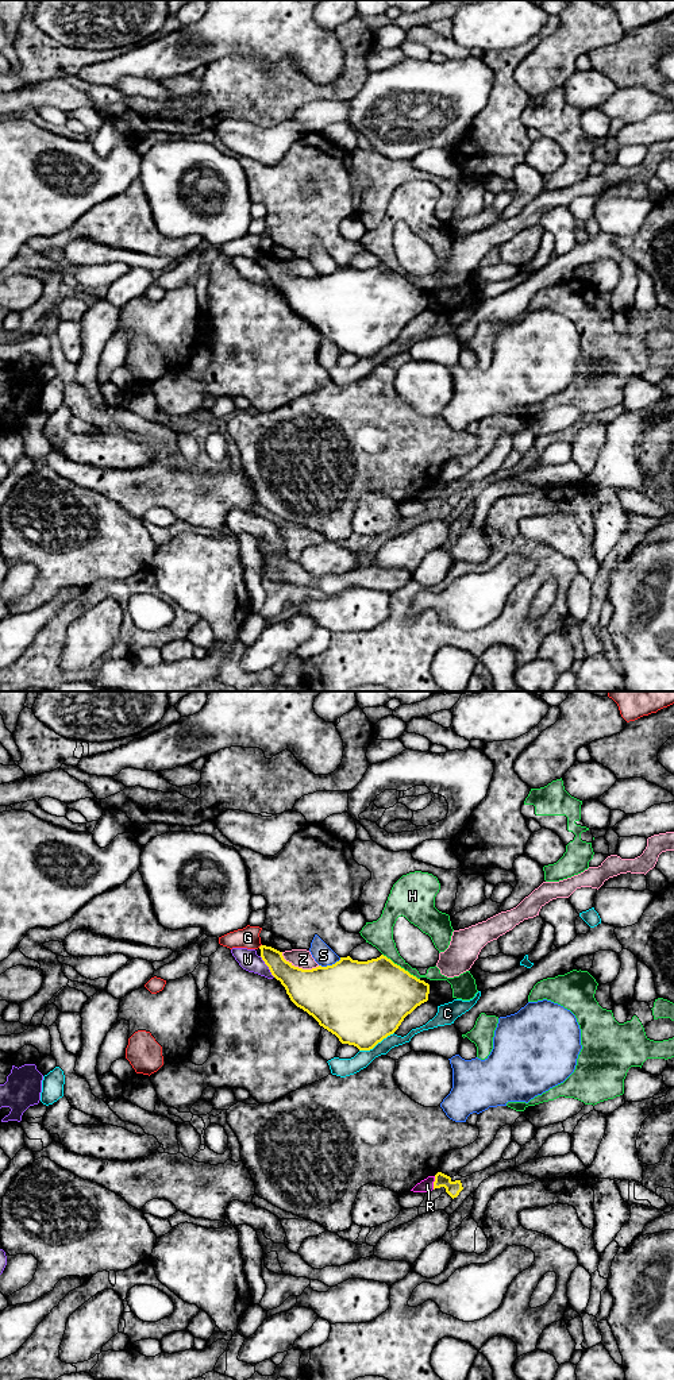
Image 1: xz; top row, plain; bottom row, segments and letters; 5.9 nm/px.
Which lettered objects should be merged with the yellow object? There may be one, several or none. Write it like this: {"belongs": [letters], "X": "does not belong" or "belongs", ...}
{"belongs": [], "C": "does not belong", "G": "does not belong", "H": "does not belong", "R": "does not belong", "S": "does not belong", "W": "does not belong", "Z": "does not belong"}

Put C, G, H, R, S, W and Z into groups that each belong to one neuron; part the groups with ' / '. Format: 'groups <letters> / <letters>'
groups C / G / H / R / S / W / Z

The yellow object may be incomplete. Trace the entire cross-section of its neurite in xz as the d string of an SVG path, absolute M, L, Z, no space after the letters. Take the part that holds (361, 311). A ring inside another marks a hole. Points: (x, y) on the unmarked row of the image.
M261 254L261 266L271 284L285 296L290 309L320 335L335 343L342 352L370 359L393 343L404 327L428 309L430 293L381 263L367 270L340 266L332 274L303 278L286 270L282 261Z

